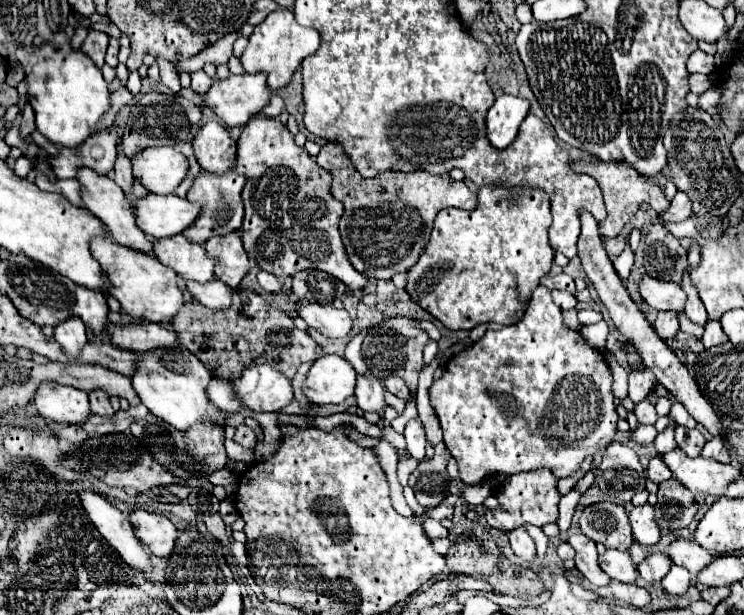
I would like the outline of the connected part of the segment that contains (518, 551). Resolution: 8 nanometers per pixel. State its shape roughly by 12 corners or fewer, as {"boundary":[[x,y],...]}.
{"boundary":[[523,528],[509,532],[515,556],[523,562],[535,558],[535,542]]}

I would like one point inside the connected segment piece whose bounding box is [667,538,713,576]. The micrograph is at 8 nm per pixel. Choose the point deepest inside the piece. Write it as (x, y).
(689, 555)

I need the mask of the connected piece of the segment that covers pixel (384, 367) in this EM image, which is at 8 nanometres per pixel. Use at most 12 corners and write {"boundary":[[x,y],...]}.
{"boundary":[[409,316],[369,328],[373,376],[401,376],[415,394],[429,334]]}

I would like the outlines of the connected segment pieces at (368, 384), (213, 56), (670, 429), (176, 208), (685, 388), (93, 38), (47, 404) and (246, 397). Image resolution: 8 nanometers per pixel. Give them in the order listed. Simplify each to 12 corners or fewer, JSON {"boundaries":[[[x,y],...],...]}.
{"boundaries":[[[359,376],[355,398],[363,412],[383,416],[383,386]],[[237,32],[223,36],[189,60],[177,64],[179,72],[201,70],[227,64]],[[667,426],[657,434],[653,444],[659,454],[677,448],[673,432],[675,426]],[[147,194],[133,208],[157,240],[183,234],[201,208],[175,194]],[[581,212],[579,258],[617,330],[711,434],[725,426],[653,332]],[[91,30],[81,52],[103,68],[107,34]],[[51,380],[31,406],[45,420],[81,424],[87,392]],[[269,364],[247,368],[233,386],[243,406],[279,412],[291,380]]]}

